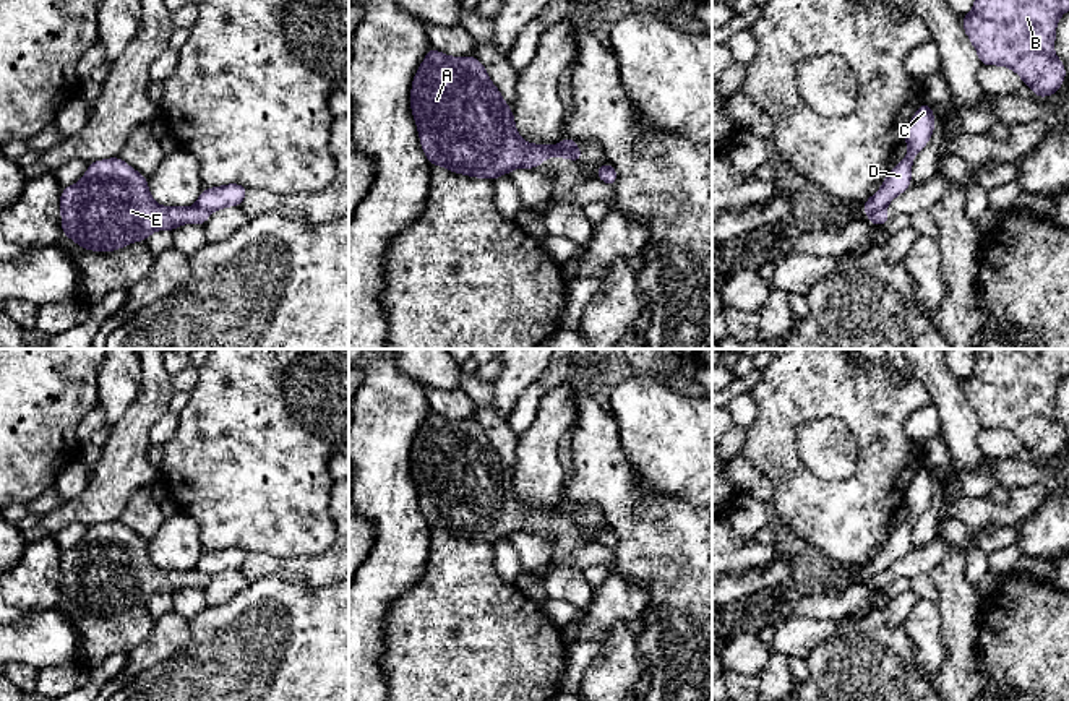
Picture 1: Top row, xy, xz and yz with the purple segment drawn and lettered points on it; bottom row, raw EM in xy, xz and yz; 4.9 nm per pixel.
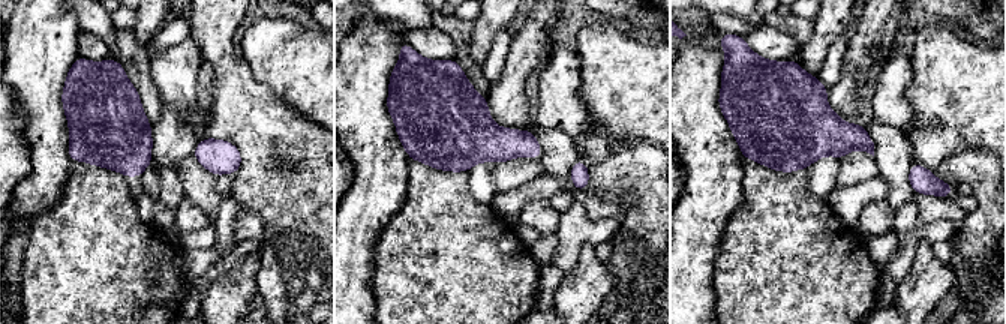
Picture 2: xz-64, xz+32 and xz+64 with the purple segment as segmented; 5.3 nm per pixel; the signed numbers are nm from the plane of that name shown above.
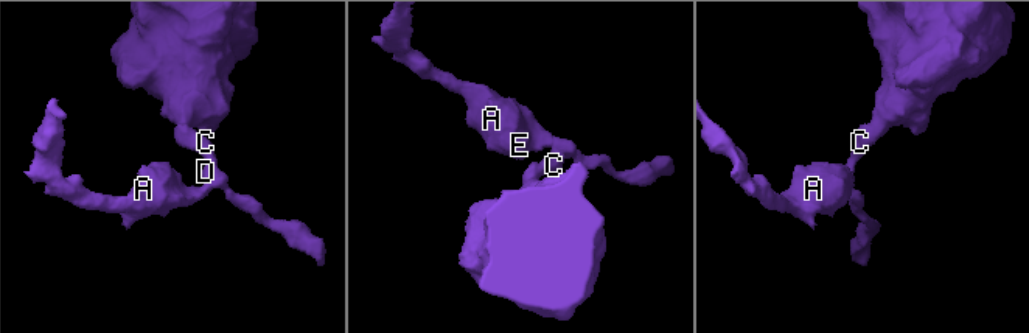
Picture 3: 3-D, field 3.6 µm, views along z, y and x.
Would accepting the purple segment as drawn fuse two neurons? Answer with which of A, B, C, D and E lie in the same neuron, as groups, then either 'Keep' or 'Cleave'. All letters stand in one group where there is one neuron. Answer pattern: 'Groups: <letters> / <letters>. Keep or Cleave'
Groups: A E / B C D. Cleave

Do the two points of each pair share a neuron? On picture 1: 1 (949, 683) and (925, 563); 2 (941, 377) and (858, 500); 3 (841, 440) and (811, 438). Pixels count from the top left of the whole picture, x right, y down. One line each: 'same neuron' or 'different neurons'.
1: different neurons
2: different neurons
3: same neuron

